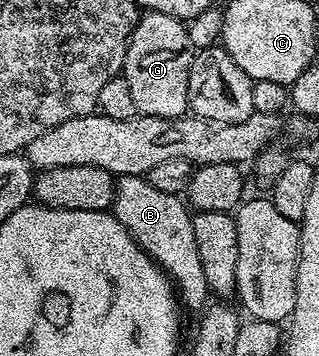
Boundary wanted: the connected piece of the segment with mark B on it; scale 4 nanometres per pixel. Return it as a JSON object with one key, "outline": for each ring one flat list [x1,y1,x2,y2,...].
{"outline":[[121,174,116,180,115,199,110,210,139,246,172,278,177,296,185,308,201,310,209,300,208,284,194,238,193,214,175,193,164,192,139,174]]}

